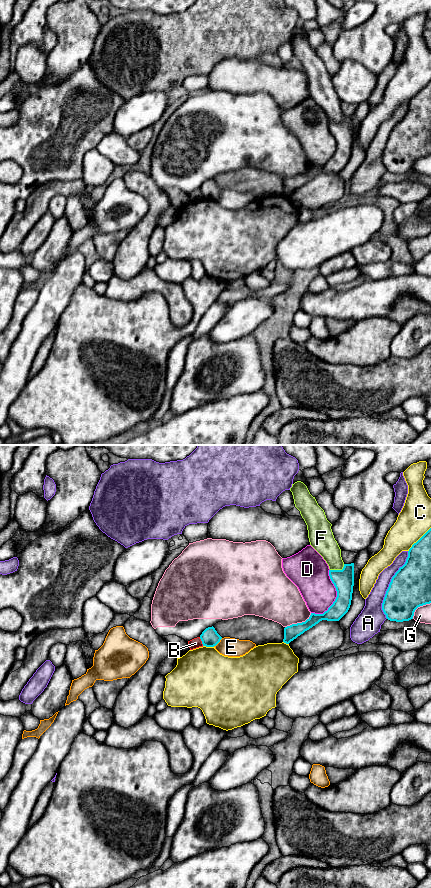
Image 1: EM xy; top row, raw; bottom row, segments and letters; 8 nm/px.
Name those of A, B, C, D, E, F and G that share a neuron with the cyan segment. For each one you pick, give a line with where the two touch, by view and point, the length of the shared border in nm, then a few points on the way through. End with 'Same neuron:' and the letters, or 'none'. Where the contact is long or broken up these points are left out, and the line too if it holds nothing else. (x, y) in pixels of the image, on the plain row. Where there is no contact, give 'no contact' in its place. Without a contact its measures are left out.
Same neuron: none

